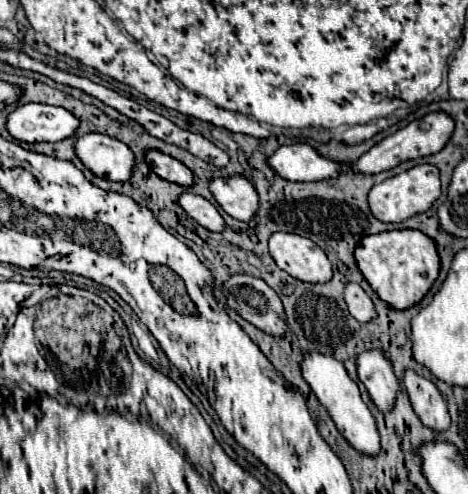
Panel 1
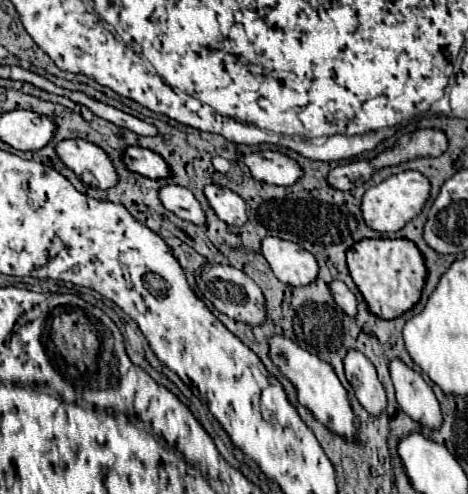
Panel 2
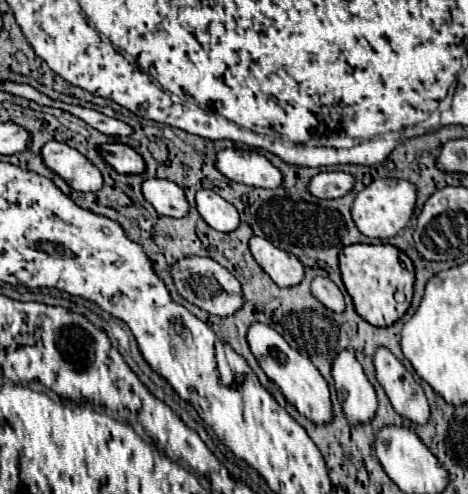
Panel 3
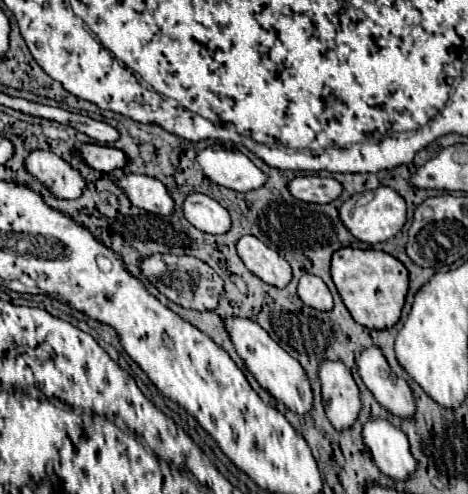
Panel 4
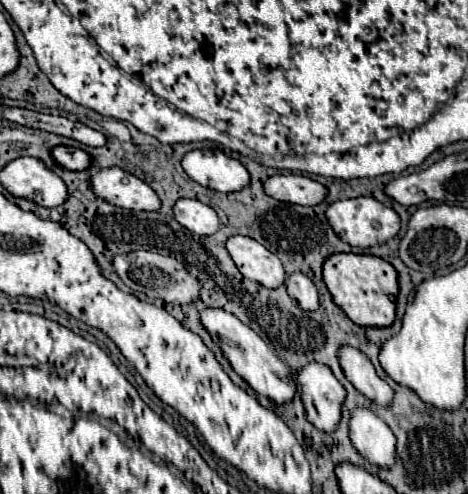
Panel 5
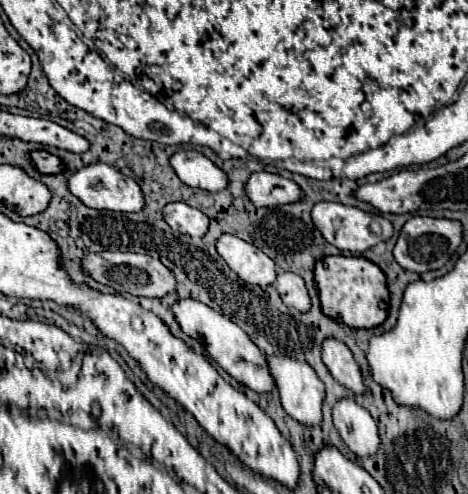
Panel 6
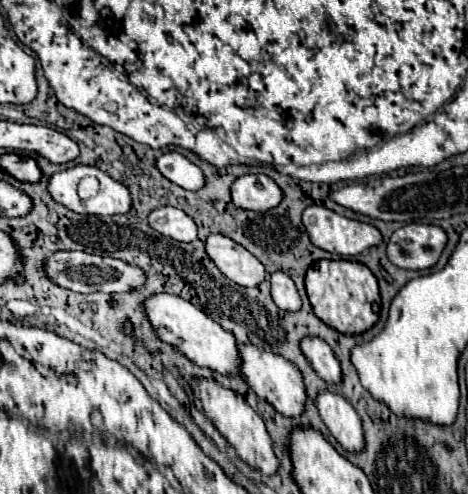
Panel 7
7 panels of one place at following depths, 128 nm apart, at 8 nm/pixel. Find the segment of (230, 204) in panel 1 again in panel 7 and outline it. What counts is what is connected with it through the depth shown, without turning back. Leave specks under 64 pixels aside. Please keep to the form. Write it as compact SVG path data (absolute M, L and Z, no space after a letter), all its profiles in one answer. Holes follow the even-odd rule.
M174 206L156 208L148 214L148 224L156 232L160 232L166 238L178 240L178 242L192 242L196 240L196 224L194 220L184 214L182 210Z

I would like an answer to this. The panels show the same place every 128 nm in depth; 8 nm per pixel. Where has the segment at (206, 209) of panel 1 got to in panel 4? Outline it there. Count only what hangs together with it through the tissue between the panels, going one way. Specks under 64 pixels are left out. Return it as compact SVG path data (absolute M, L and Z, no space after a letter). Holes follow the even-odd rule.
M124 174L116 180L116 186L128 196L132 206L144 208L146 212L166 216L174 210L174 202L166 190L166 186L150 176L140 174Z

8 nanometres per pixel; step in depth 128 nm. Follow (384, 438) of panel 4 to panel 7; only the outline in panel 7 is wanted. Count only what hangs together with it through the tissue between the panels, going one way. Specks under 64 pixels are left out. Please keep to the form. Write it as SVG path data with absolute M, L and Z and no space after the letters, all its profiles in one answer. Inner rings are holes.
M318 392L314 400L322 422L328 426L330 434L336 442L350 452L360 452L364 448L362 422L356 410L348 404L348 400L334 392Z

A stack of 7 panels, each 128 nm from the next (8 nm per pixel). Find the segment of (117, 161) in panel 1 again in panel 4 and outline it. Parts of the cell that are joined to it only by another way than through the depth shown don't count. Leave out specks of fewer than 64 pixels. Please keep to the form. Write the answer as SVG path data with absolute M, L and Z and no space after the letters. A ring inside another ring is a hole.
M34 150L24 160L24 168L38 178L56 198L72 200L78 198L84 190L84 180L78 170L58 158L54 152Z

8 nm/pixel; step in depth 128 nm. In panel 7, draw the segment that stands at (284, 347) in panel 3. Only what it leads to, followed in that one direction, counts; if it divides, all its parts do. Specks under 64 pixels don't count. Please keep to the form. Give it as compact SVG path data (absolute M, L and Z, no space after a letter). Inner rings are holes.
M152 294L142 302L142 308L144 308L144 316L150 322L156 336L162 342L172 344L192 364L206 366L220 374L238 372L240 360L238 360L236 338L230 332L226 332L220 324L210 320L202 310L192 306L188 300L182 300L180 296L172 296L172 294Z

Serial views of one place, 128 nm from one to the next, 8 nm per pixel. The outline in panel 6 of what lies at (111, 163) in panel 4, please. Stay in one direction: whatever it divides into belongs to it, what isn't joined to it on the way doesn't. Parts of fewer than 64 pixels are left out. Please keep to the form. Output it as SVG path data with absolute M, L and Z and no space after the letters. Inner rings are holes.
M38 150L38 152L32 152L30 154L30 160L32 160L32 166L40 172L40 174L58 174L58 172L62 172L62 162L56 158L56 156L52 156L52 154L48 154L48 152L44 152L44 150Z

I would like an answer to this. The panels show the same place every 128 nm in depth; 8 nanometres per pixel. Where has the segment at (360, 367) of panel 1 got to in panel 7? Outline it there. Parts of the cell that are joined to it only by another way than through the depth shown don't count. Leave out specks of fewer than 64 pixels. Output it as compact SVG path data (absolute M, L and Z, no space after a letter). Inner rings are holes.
M240 344L240 374L254 390L254 394L266 402L270 402L284 416L298 416L304 410L304 382L300 370L274 352L266 352L264 348L256 348L252 344Z

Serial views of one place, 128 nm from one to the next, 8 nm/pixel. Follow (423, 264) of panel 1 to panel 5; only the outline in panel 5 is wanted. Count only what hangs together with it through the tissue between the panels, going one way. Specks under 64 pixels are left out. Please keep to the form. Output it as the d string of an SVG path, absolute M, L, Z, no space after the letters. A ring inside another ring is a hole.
M332 254L322 268L324 282L336 306L358 326L390 326L396 312L398 278L396 270L382 258L370 254Z

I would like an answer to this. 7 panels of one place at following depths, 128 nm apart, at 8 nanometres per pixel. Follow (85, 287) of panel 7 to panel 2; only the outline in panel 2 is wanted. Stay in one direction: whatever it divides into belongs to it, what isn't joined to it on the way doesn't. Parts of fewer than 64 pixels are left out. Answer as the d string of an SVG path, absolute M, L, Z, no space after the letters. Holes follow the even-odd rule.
M204 264L200 274L196 274L196 294L200 300L212 304L220 314L226 314L244 324L262 324L264 322L264 298L260 288L250 280L242 270L222 264Z

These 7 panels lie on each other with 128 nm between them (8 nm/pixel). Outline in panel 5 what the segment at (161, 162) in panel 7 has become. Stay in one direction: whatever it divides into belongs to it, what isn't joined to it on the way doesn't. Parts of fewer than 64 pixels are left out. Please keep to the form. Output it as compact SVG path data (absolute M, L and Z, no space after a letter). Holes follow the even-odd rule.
M192 150L182 158L190 180L216 192L234 192L250 182L248 170L220 150Z

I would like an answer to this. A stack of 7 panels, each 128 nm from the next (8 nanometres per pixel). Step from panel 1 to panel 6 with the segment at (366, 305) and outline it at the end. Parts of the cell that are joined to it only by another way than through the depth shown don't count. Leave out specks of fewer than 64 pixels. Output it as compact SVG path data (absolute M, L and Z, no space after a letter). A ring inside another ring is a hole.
M292 272L278 274L276 288L278 288L280 298L284 300L286 306L296 308L298 312L308 312L308 308L310 308L310 296L306 292L304 280L298 274L292 274Z

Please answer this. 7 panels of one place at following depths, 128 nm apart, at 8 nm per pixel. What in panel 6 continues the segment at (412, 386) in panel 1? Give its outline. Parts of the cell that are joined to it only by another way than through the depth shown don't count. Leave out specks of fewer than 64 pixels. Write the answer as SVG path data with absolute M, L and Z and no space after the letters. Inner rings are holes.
M334 338L324 340L324 344L322 344L322 360L324 360L326 368L330 370L332 378L338 384L346 386L354 394L360 394L360 392L366 390L364 384L362 384L360 368L354 362L352 352L348 350L346 344L342 344L342 342L334 340Z

